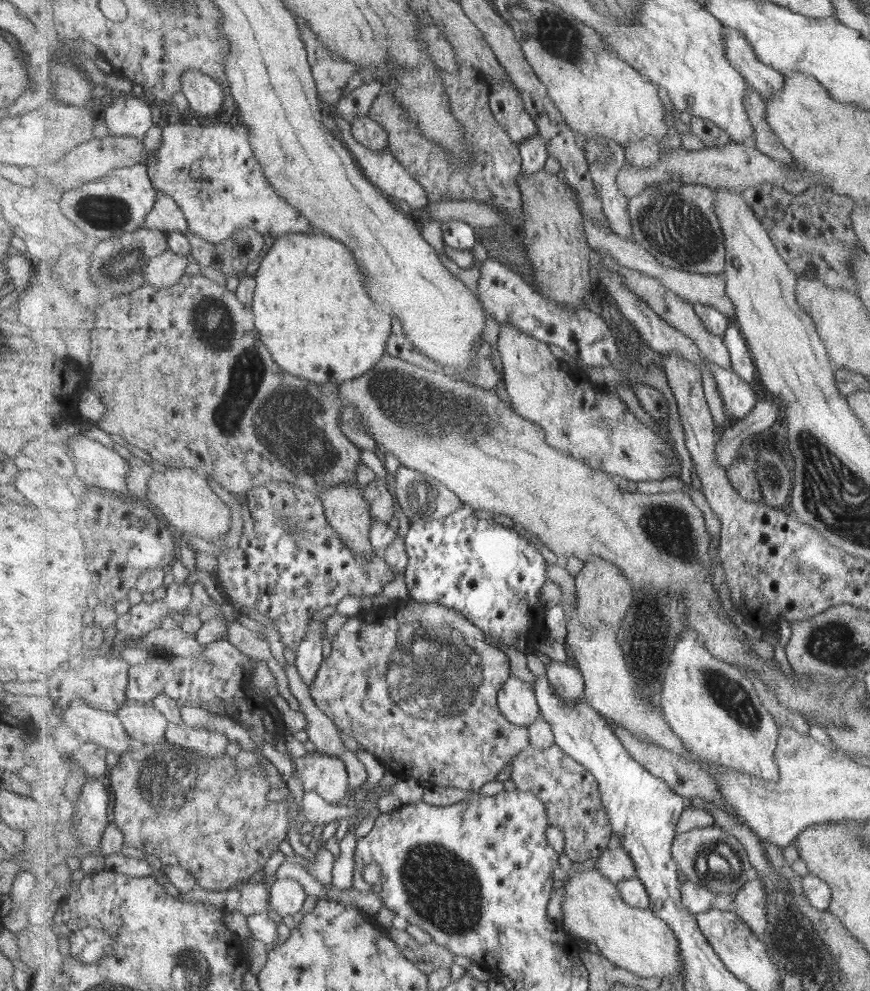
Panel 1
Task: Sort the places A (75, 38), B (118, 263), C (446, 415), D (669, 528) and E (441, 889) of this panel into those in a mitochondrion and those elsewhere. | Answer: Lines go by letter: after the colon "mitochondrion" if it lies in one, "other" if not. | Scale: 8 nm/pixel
A: other
B: mitochondrion
C: mitochondrion
D: mitochondrion
E: mitochondrion

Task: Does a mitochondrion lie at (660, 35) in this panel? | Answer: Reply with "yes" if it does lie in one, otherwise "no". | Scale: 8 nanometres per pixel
no

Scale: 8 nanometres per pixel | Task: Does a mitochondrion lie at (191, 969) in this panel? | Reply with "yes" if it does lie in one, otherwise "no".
yes

